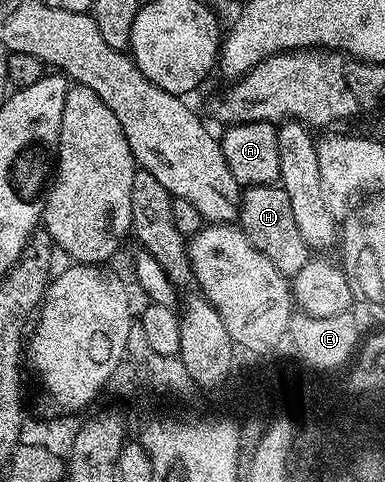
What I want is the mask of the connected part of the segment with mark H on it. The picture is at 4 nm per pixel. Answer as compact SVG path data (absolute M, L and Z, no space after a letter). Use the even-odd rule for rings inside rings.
M279 185L270 187L249 187L240 196L239 226L248 239L259 251L286 277L291 277L306 265L310 258L310 248L302 241L302 233L294 222L294 212L290 206L290 197L286 197L286 189Z

